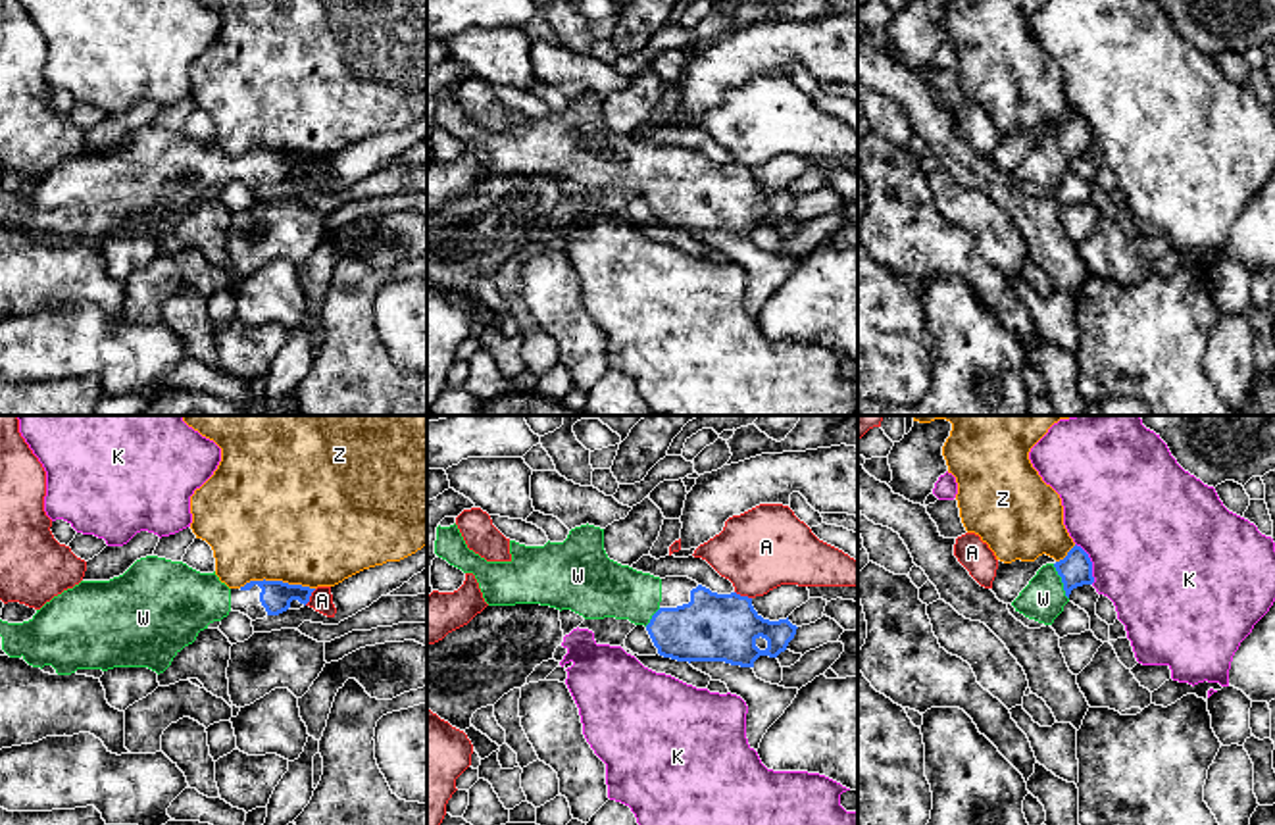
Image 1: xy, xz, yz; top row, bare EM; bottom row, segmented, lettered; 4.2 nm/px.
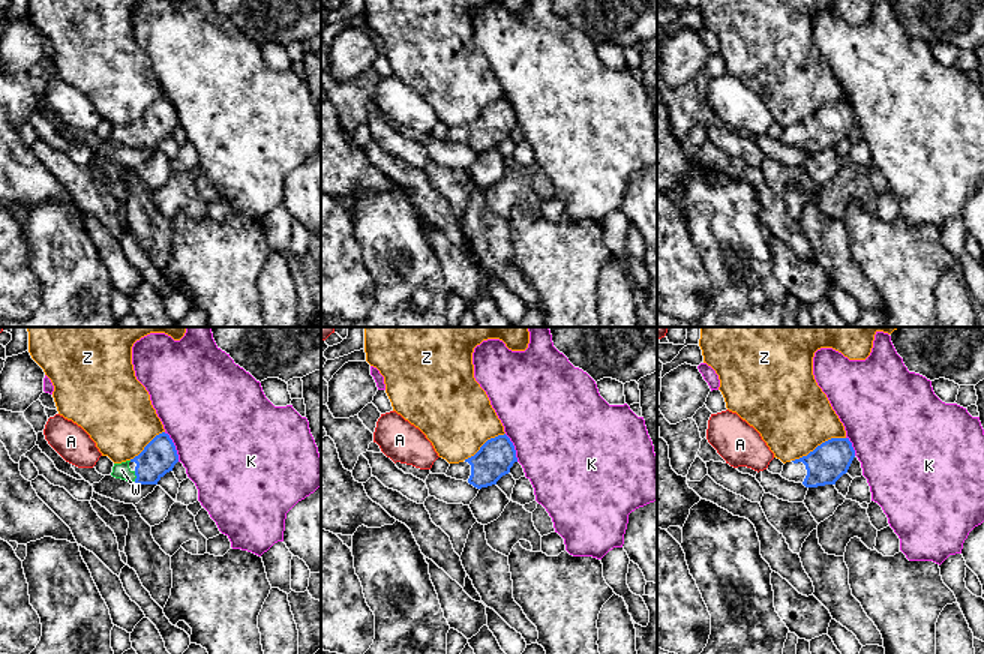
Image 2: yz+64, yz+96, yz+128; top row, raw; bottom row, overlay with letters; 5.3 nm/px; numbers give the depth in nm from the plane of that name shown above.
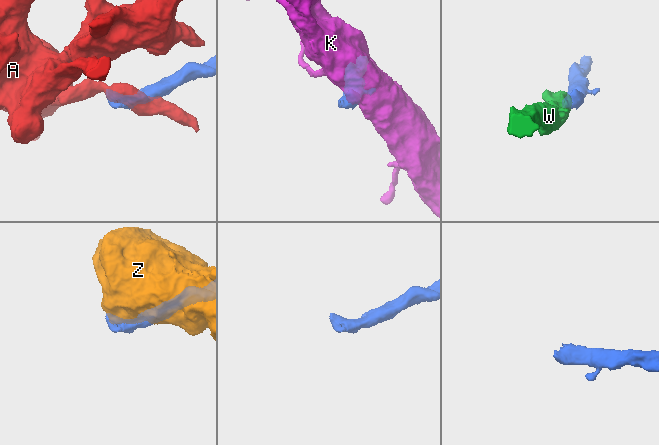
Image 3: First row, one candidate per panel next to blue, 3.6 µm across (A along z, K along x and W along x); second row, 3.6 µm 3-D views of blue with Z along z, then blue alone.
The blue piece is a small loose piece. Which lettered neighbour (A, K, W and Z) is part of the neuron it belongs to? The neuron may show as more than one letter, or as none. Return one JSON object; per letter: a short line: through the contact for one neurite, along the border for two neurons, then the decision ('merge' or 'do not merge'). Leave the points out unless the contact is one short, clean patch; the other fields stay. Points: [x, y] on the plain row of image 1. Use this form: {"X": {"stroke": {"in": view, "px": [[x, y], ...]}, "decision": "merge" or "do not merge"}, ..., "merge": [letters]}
{"A": {"stroke": {"in": "xy", "px": [[316, 158], [304, 174]]}, "decision": "do not merge"}, "K": {"stroke": {"in": "yz", "px": [[1075, 112], [1091, 131], [1093, 152]]}, "decision": "do not merge"}, "W": {"stroke": {"in": "yz", "px": [[1075, 139], [1062, 150], [1043, 168]]}, "decision": "merge"}, "Z": {"decision": "do not merge"}, "merge": ["W"]}

